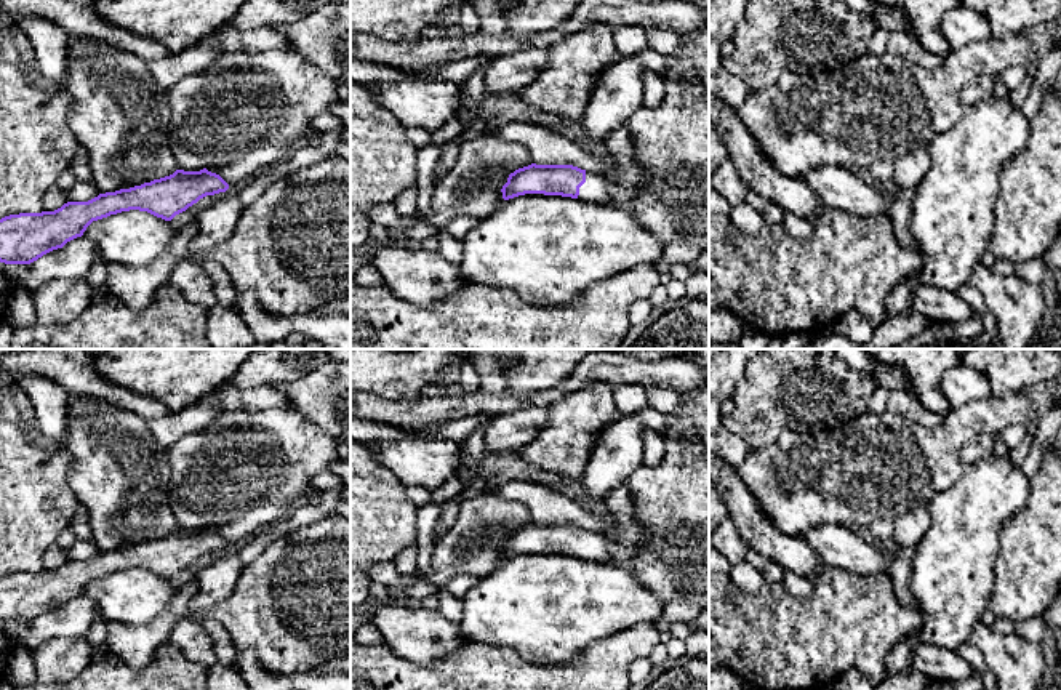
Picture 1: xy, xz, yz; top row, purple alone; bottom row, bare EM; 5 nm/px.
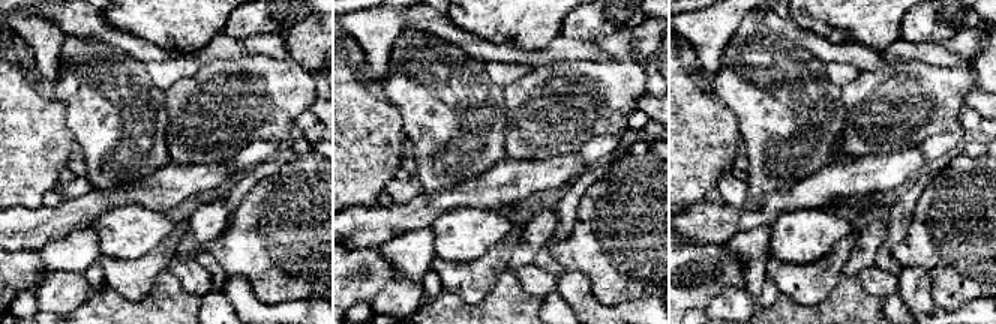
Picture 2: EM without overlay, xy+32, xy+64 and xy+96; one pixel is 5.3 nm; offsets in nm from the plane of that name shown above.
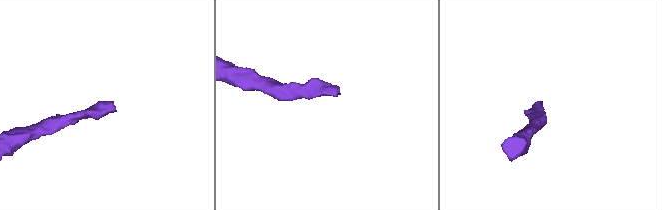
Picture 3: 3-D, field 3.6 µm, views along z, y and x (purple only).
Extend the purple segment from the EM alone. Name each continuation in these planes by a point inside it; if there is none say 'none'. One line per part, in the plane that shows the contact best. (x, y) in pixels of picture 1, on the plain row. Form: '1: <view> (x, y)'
1: xz (599, 546)

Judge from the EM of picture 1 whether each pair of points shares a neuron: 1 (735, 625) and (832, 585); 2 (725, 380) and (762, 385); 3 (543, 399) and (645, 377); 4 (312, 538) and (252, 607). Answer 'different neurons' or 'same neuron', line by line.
1: same neuron
2: different neurons
3: same neuron
4: same neuron

